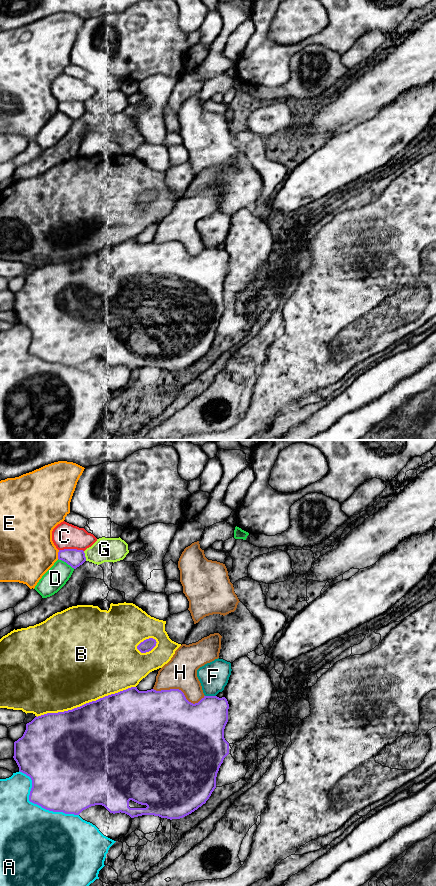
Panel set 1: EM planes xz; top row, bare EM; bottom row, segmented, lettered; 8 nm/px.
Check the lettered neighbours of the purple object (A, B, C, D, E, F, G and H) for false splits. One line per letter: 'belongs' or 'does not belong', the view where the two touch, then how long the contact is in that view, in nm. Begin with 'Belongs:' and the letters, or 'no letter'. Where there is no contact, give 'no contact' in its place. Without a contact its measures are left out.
Belongs: no letter
A: does not belong; contact in xz; length 600 nm
B: does not belong; contact in xz; length 850 nm
C: does not belong; contact in xz; length 200 nm
D: does not belong; contact in xz; length 160 nm
E: does not belong; contact in xz; length 70 nm
F: does not belong; contact in xz; length 90 nm
G: does not belong; contact in xz; length 80 nm
H: does not belong; contact in xz; length 420 nm

